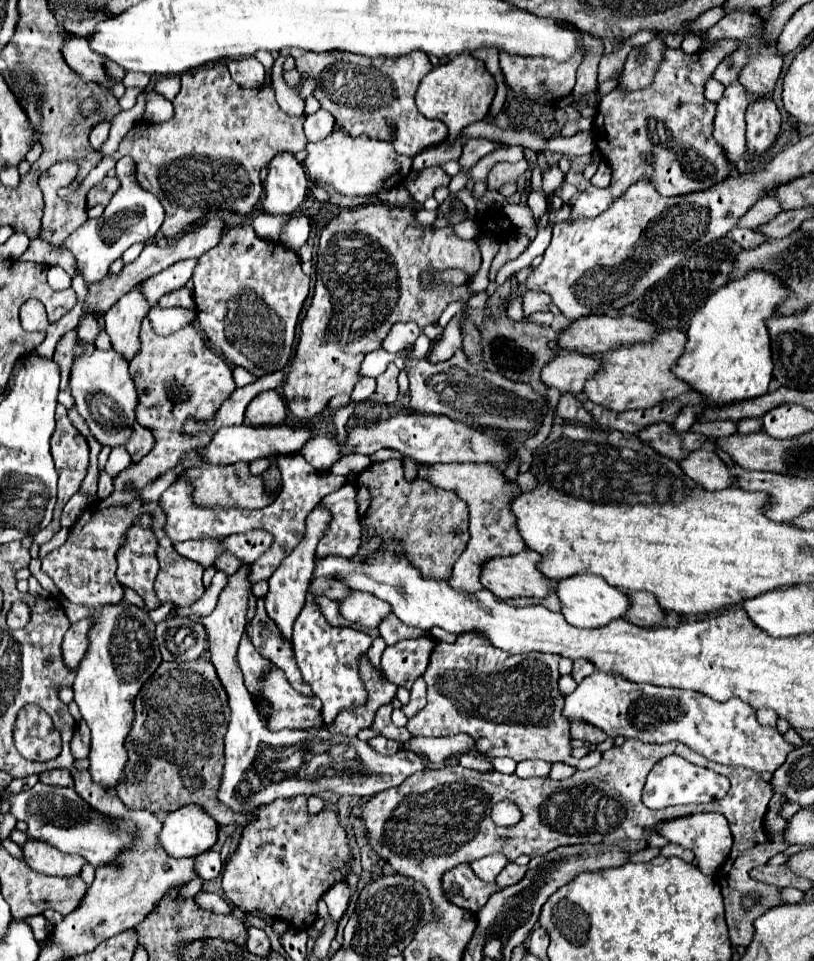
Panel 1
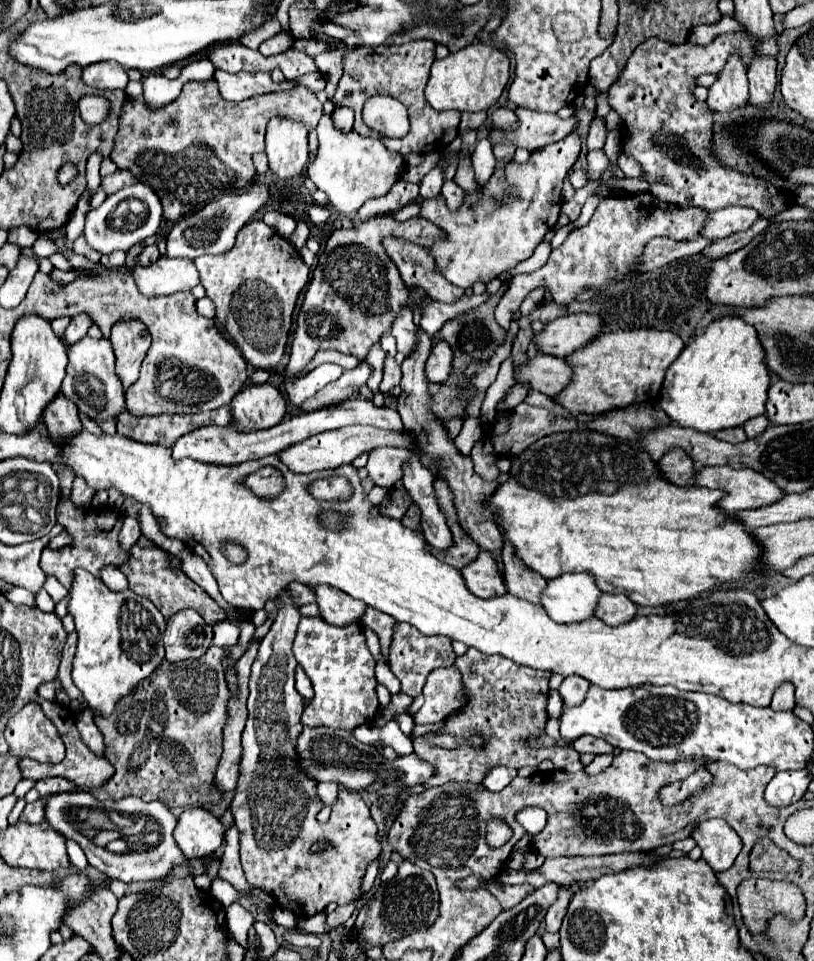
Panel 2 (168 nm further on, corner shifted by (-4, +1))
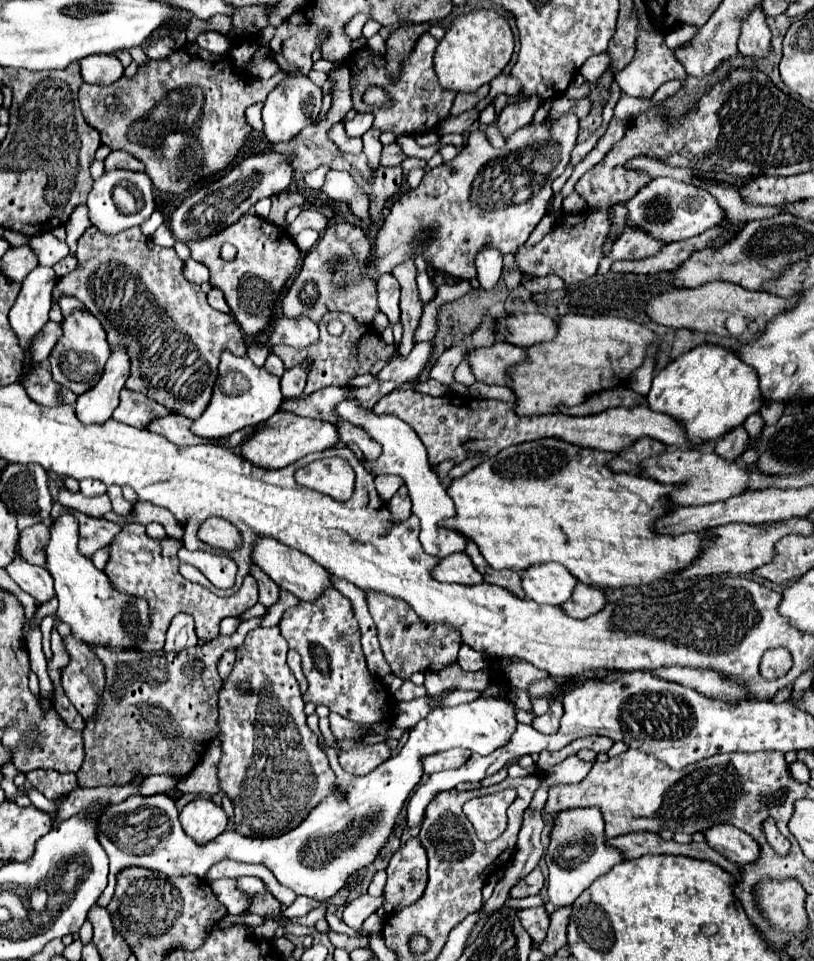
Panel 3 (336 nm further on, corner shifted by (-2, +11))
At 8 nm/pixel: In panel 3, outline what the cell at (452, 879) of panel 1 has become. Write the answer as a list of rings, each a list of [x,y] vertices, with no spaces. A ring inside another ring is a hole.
[[[540,868],[532,870],[526,878],[522,878],[518,884],[512,886],[510,890],[510,898],[524,898],[524,896],[536,896],[544,886],[544,876],[540,872]]]

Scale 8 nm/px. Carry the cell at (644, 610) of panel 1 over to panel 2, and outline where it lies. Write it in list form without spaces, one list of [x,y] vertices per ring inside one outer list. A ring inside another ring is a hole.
[[[600,594],[600,602],[596,606],[596,618],[602,622],[616,626],[620,622],[628,622],[636,616],[636,604],[630,602],[622,594]]]

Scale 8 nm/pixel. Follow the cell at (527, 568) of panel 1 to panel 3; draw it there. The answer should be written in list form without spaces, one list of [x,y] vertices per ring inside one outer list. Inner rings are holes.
[[[456,552],[440,560],[434,570],[434,578],[440,582],[456,582],[456,584],[482,584],[484,576],[476,570],[470,556],[466,552]]]

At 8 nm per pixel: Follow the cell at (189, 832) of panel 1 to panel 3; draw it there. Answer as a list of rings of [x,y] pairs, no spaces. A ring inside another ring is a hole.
[[[196,798],[184,806],[184,810],[180,812],[180,822],[184,832],[196,844],[208,844],[210,840],[224,832],[228,816],[210,798]]]

